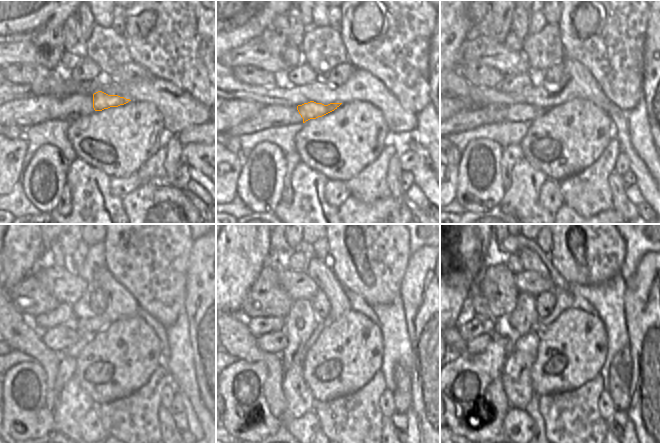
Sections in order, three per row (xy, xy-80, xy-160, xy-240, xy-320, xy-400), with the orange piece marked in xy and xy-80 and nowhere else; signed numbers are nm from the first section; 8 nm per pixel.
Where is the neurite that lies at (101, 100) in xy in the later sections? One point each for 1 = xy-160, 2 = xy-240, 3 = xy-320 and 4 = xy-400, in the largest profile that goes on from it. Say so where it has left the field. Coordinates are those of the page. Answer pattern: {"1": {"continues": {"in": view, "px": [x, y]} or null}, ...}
{"1": {"continues": {"in": "xy-160", "px": [520, 112]}}, "2": {"continues": {"in": "xy-240", "px": [59, 338]}}, "3": {"continues": {"in": "xy-320", "px": [274, 342]}}, "4": {"continues": {"in": "xy-400", "px": [477, 345]}}}

